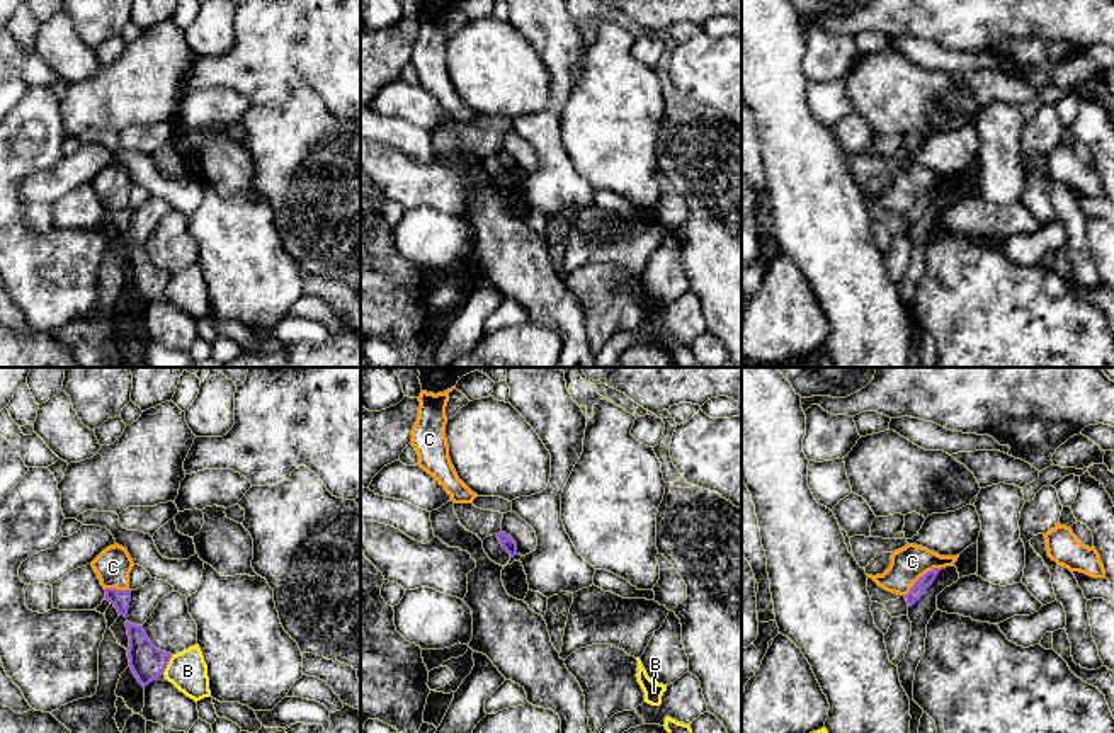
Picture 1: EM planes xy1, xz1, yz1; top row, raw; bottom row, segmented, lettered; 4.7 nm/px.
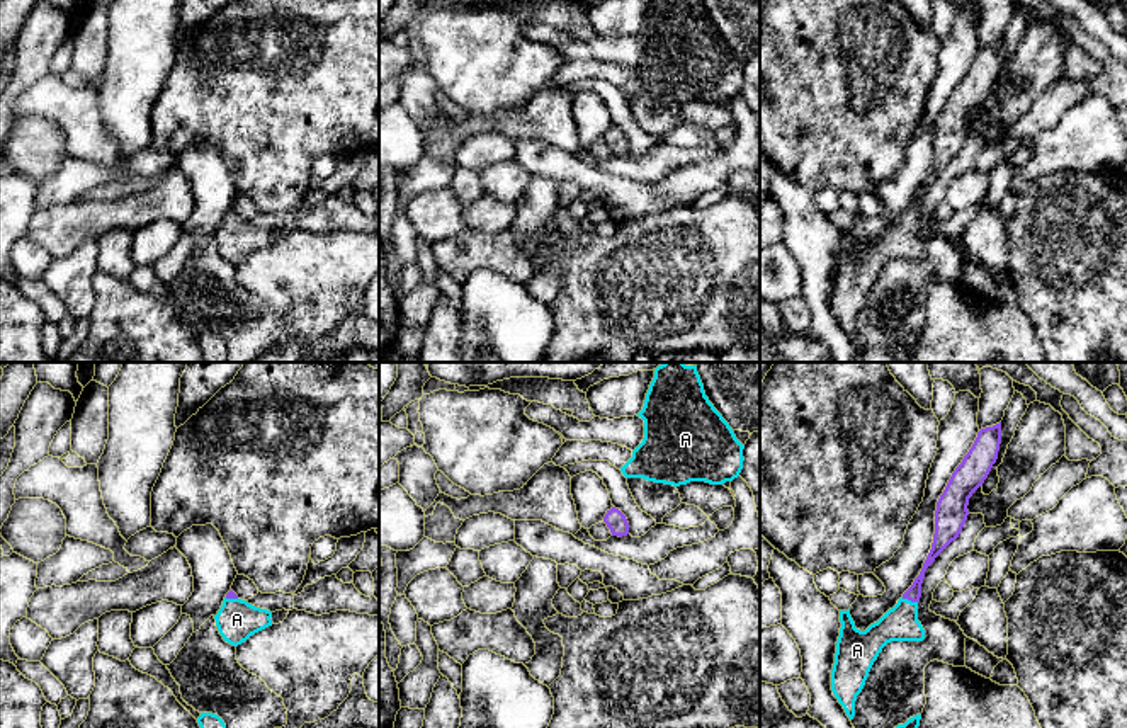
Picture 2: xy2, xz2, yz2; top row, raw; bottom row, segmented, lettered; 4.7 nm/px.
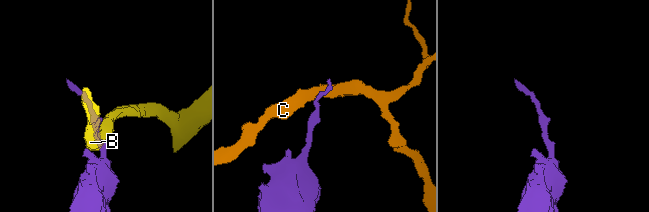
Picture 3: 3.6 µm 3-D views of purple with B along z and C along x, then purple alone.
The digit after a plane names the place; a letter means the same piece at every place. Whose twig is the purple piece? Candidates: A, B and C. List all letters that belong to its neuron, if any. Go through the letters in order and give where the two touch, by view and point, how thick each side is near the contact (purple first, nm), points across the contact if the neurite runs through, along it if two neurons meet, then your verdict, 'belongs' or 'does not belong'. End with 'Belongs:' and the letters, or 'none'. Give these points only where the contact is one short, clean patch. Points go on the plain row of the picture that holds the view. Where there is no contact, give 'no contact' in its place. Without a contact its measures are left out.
A: yz2 (910, 218) | 70/160 nm | across yz2 (913, 213), (910, 218), (900, 242) | belongs
B: xy1 (167, 283) | 160/190 nm | along xy1 (172, 274), (162, 293) | does not belong
C: yz1 (920, 196) | 70/160 nm | along yz1 (941, 187), (926, 191), (905, 215) | does not belong
Belongs: A

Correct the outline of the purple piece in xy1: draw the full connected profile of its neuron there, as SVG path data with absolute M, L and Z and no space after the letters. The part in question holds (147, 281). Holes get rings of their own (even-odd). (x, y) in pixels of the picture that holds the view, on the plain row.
M126 240L129 267L128 277L138 301L146 306L150 301L163 294L172 274L158 269L146 255L143 245Z

